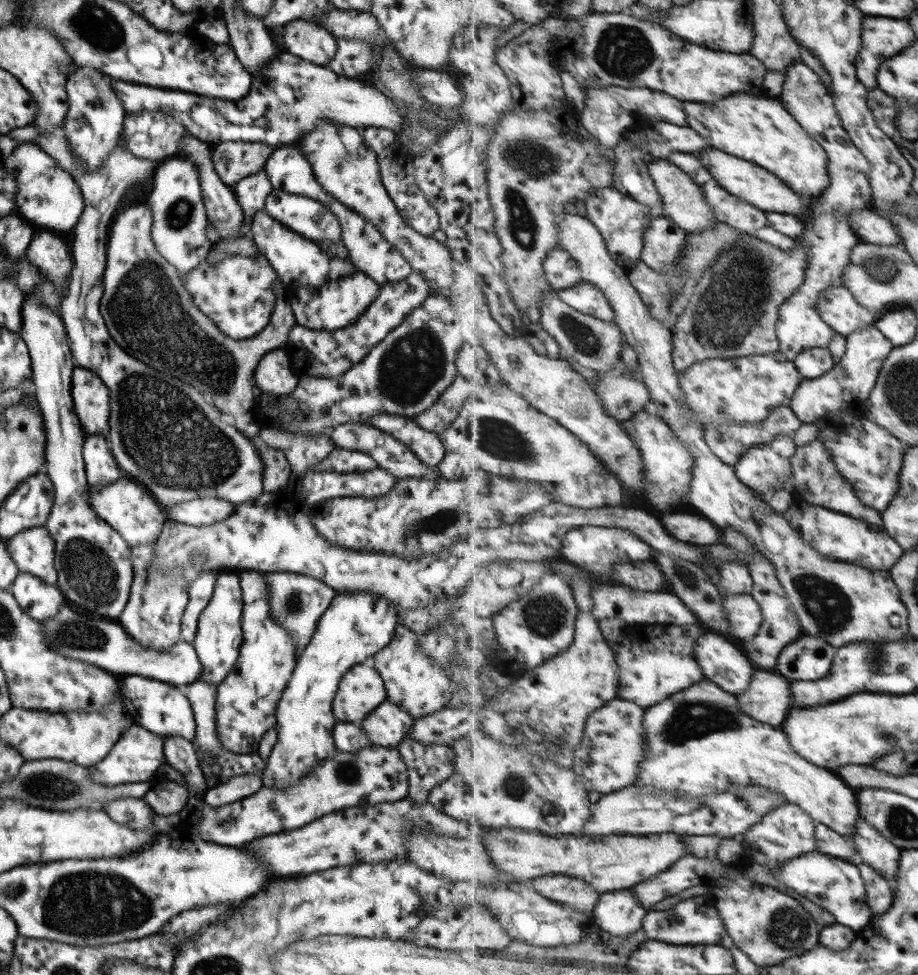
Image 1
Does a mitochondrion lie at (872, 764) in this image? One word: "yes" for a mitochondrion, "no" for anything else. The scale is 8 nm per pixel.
no

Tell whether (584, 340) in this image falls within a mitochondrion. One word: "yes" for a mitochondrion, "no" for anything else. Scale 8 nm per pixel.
yes

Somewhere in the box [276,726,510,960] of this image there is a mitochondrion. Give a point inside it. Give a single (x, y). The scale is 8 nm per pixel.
(348, 773)

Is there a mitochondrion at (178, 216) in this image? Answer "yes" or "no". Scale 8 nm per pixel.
yes

